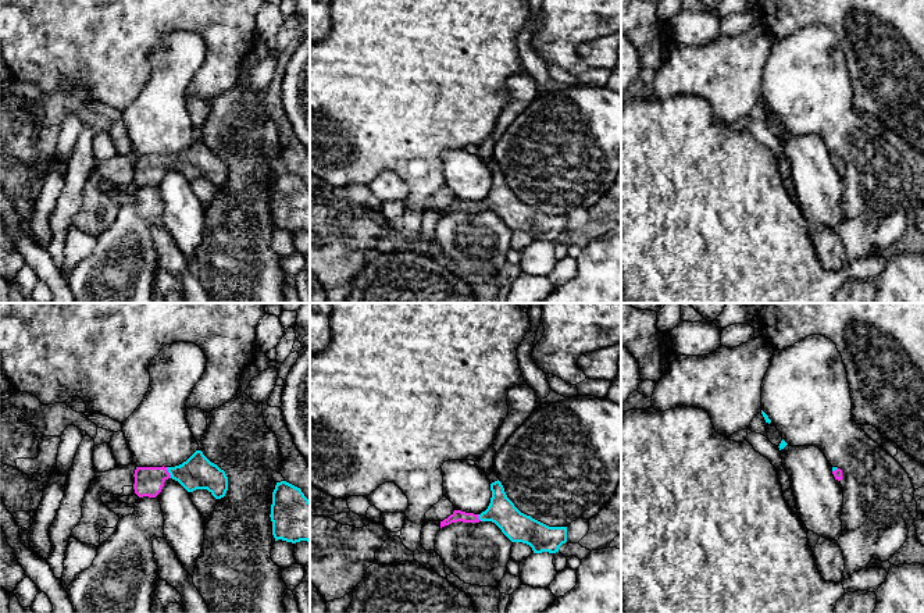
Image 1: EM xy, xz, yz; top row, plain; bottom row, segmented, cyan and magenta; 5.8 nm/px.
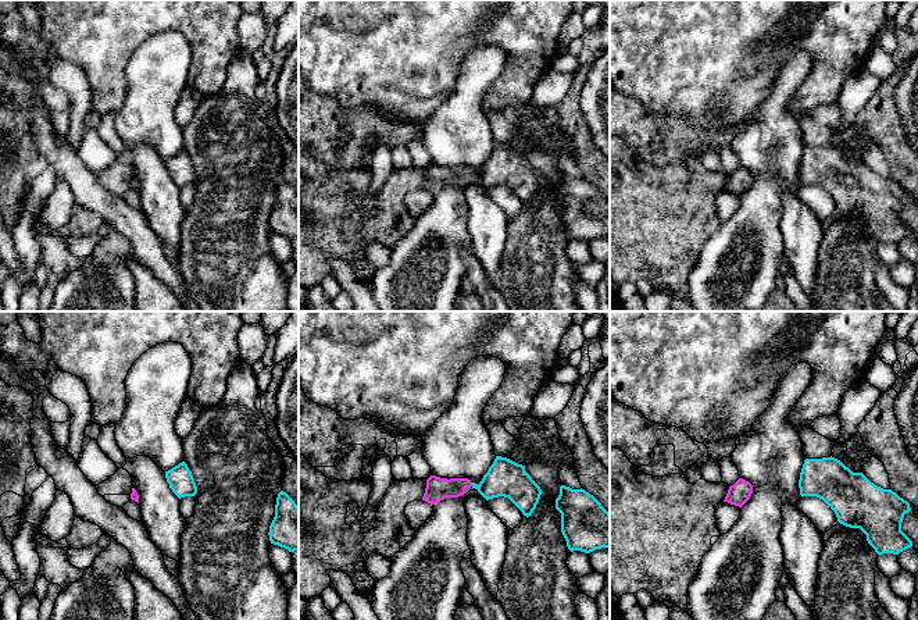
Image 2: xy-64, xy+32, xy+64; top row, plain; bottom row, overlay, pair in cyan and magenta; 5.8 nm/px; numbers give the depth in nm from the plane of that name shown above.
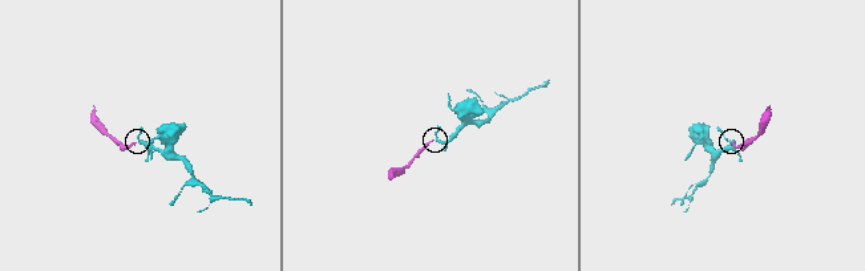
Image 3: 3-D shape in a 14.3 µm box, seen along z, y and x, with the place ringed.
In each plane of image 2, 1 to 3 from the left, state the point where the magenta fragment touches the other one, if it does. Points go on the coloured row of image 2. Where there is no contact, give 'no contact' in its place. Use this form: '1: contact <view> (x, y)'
1: no contact
2: contact xy+32 (472, 484)
3: no contact

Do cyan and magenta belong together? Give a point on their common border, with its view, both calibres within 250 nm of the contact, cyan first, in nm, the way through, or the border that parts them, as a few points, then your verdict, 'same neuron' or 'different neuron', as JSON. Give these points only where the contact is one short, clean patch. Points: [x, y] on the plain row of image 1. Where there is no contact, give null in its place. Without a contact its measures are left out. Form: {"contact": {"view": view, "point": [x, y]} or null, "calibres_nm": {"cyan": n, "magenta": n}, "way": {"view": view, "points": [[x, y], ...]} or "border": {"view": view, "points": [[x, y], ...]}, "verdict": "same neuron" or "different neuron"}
{"contact": {"view": "xy", "point": [168, 160]}, "calibres_nm": {"cyan": 190, "magenta": 170}, "way": {"view": "xy", "points": [[198, 160], [168, 160], [149, 170]]}, "verdict": "same neuron"}

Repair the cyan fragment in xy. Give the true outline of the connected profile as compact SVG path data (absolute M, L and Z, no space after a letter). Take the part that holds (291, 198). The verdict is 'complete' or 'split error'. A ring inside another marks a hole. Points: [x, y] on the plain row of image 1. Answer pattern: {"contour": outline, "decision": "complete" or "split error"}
{"contour": "M286 170L277 171L270 206L275 229L310 231L310 189L300 177Z", "decision": "complete"}

